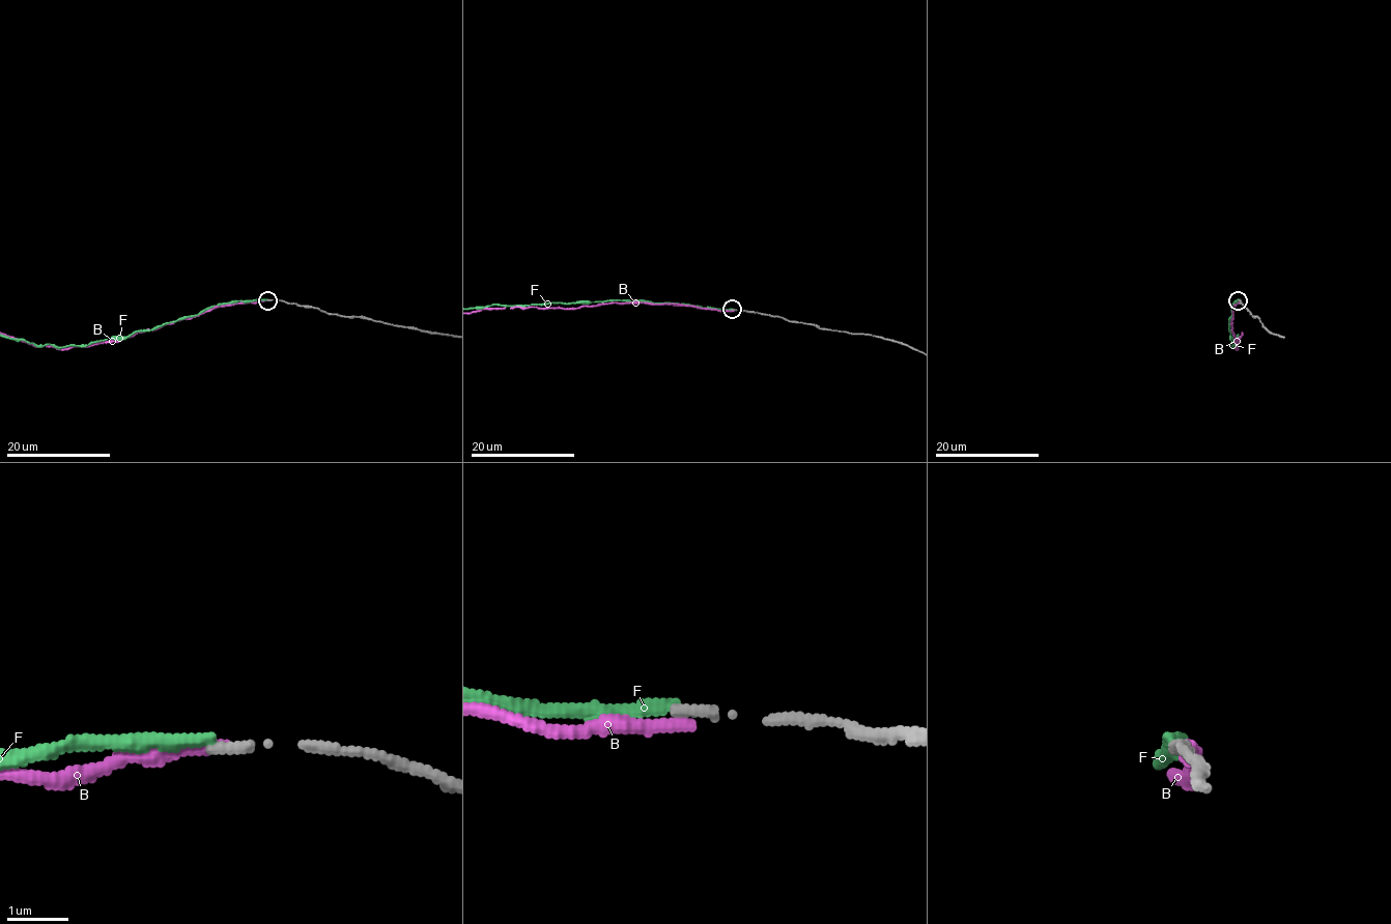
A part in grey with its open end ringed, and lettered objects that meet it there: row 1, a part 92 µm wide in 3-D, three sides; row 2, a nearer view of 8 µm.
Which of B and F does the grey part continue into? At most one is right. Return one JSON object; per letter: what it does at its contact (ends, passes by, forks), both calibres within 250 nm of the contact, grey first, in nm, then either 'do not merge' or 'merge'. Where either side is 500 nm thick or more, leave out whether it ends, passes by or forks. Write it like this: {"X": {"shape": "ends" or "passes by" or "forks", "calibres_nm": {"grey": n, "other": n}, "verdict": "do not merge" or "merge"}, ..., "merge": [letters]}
{"B": {"shape": "ends", "calibres_nm": {"grey": 160, "other": 240}, "verdict": "do not merge"}, "F": {"shape": "ends", "calibres_nm": {"grey": 160, "other": 200}, "verdict": "do not merge"}, "merge": []}

